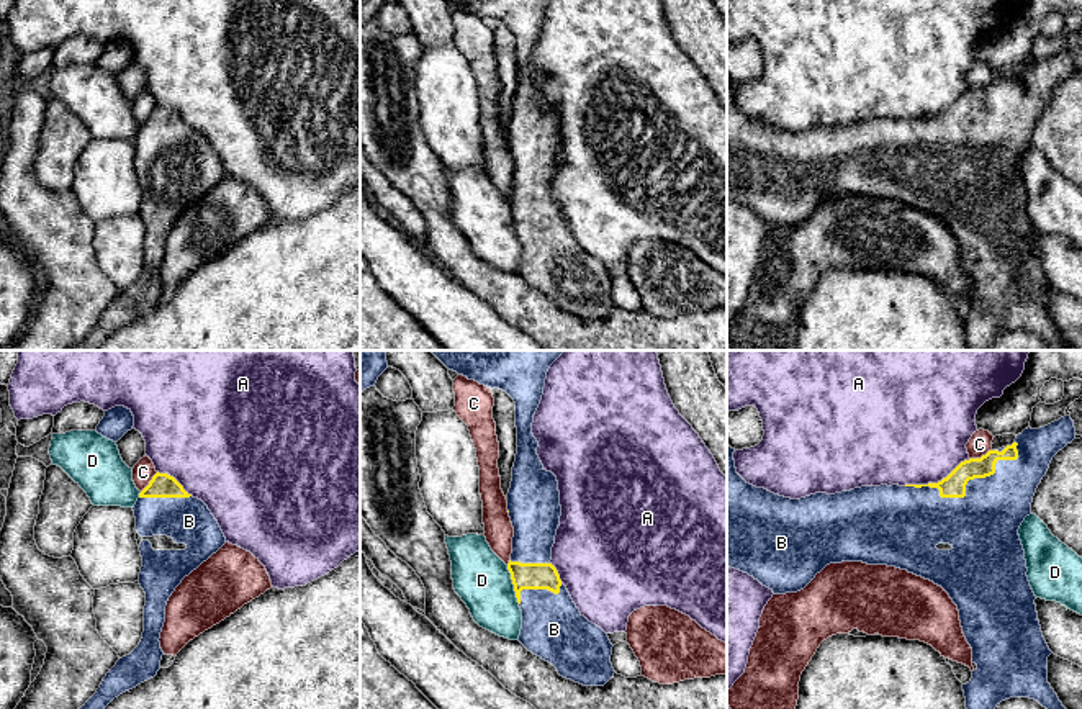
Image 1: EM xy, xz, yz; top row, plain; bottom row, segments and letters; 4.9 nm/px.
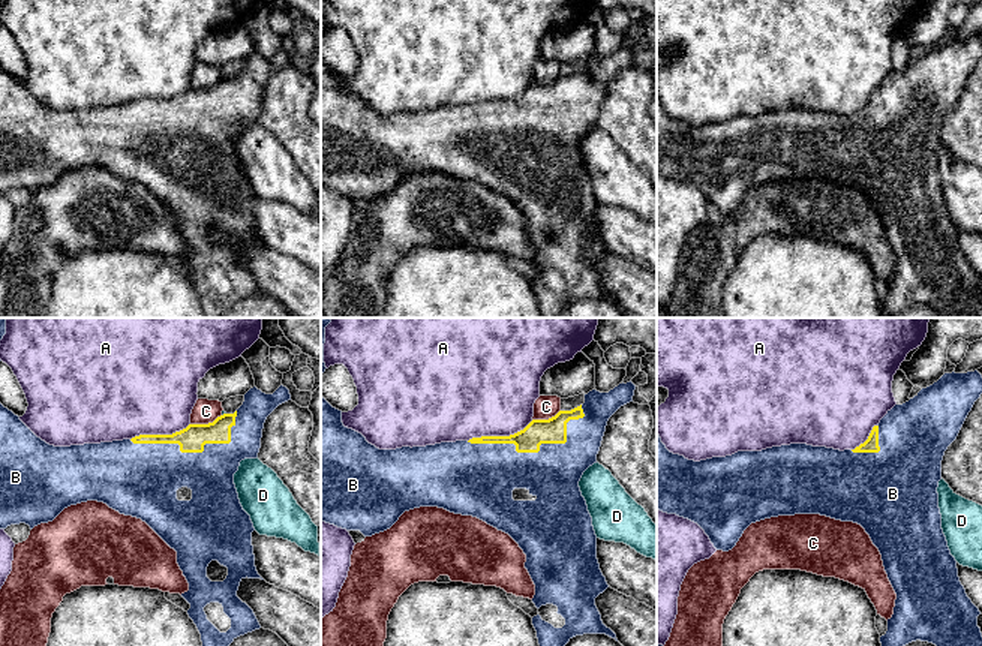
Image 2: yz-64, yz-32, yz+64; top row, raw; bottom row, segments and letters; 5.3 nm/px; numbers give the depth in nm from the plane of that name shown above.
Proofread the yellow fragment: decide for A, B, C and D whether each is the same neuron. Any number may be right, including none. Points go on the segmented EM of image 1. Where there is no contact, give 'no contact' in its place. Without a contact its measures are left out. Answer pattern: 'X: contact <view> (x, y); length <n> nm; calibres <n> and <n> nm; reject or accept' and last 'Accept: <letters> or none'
A: contact yz (938, 482); length 360 nm; calibres 110 and 480 nm; reject
B: contact yz (966, 483); length 600 nm; calibres 110 and 360 nm; accept
C: contact yz (981, 457); length 120 nm; calibres 110 and 110 nm; reject
D: contact xz (513, 583); length 200 nm; calibres 130 and 280 nm; reject
Accept: B

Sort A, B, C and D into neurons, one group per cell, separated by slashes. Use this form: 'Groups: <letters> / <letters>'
Groups: A / B / C / D

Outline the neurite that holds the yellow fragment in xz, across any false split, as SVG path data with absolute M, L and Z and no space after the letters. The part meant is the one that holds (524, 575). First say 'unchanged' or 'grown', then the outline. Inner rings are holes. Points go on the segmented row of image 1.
grown; M431 350L449 370L488 388L506 391L516 403L517 454L507 493L507 511L514 527L512 553L507 563L516 598L522 611L519 642L534 655L552 663L558 675L583 686L604 686L612 676L612 644L607 634L589 622L573 603L557 568L550 563L560 526L561 506L557 476L547 472L537 455L532 434L534 414L540 404L550 365L565 350Z

